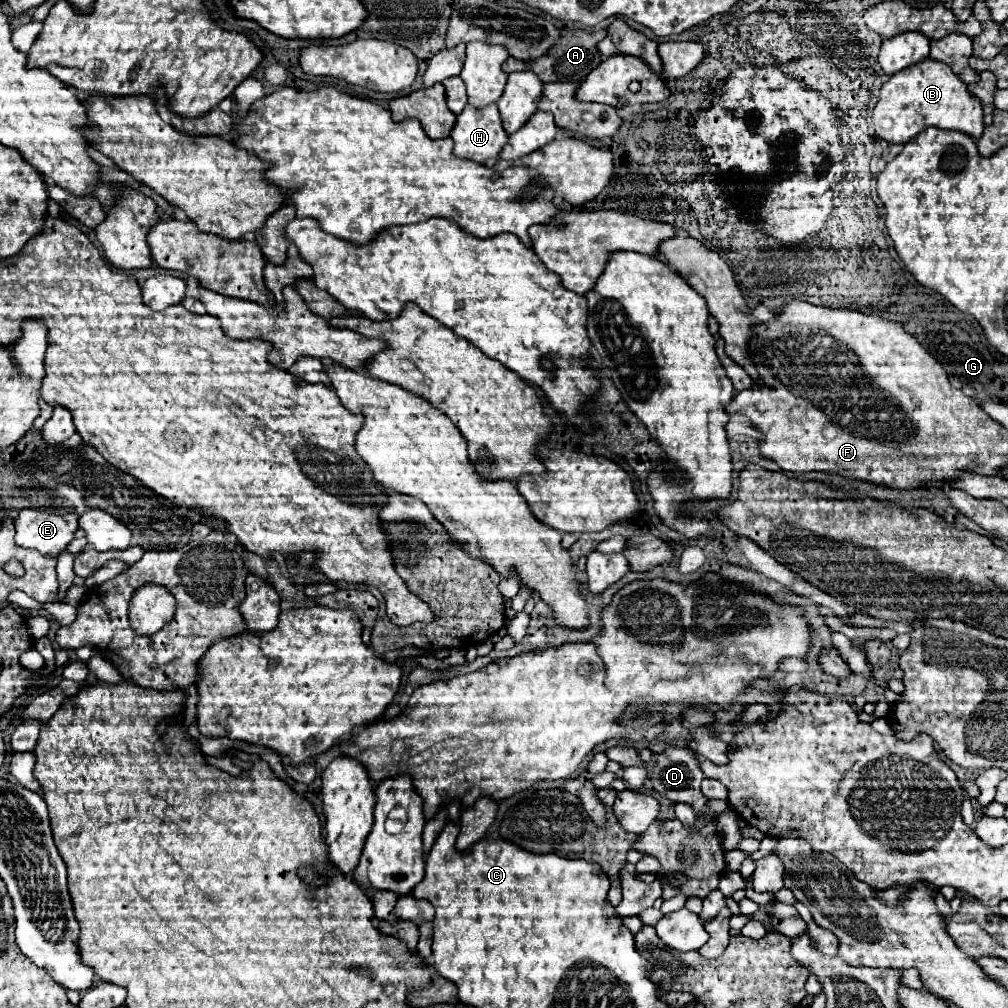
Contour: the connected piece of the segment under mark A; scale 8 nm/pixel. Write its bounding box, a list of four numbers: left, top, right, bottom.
[530,31,606,83]

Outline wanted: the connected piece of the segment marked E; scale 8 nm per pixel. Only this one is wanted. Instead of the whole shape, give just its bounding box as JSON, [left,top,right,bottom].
[14,509,78,557]

